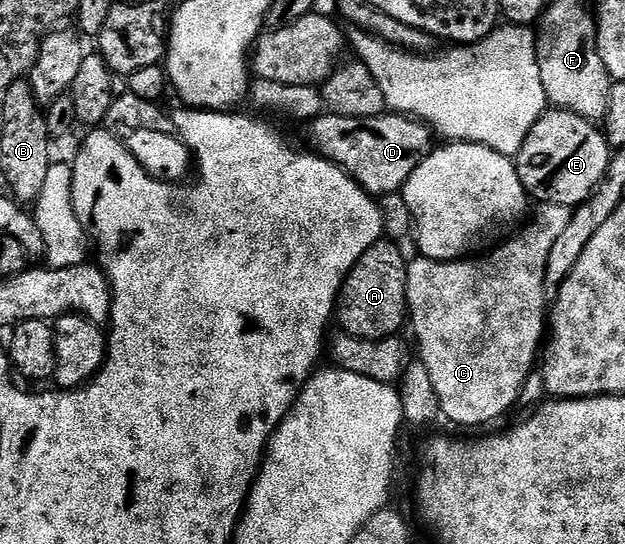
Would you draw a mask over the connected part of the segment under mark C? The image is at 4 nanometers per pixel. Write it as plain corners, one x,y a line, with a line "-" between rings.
552,202
538,209
535,219
516,238
508,237
487,252
492,254
458,262
434,262
419,256
407,262
407,308
409,326
415,329
415,342
419,345
417,358
429,370
440,415
459,426
483,426
501,417
520,399
524,383
533,374
531,365
536,365
540,357
545,342
545,268
549,252
561,232
565,232
573,210

